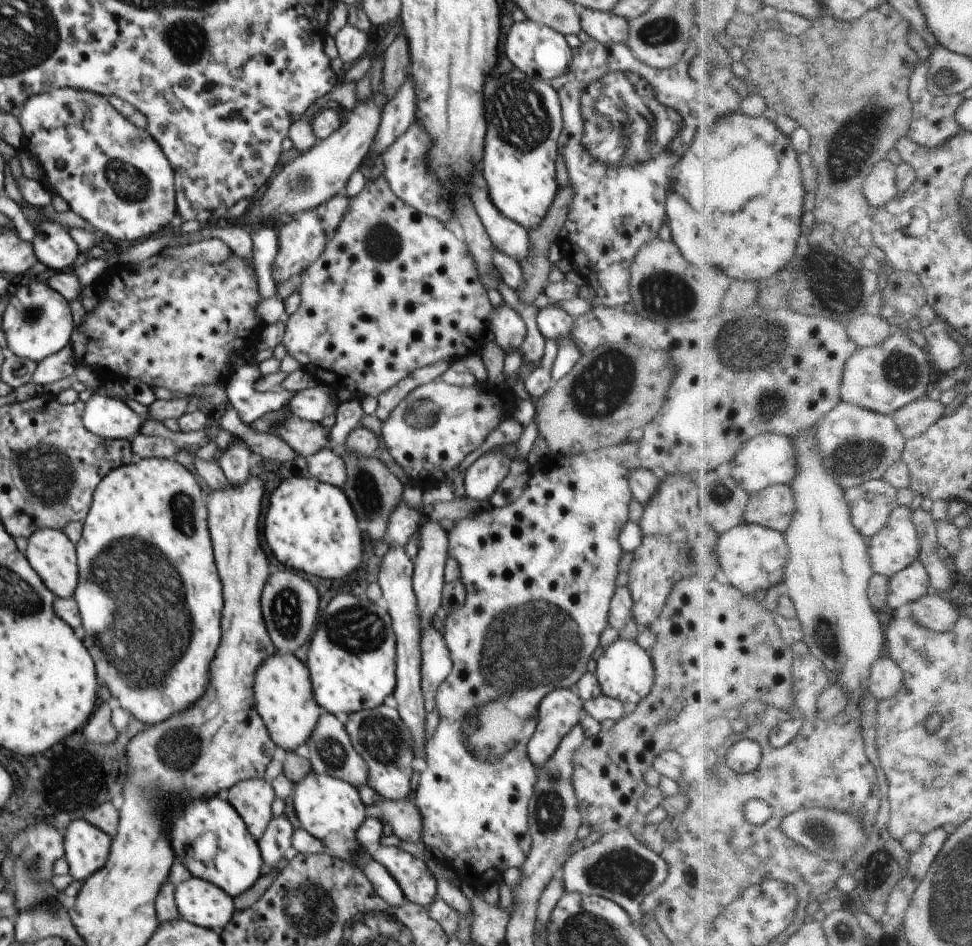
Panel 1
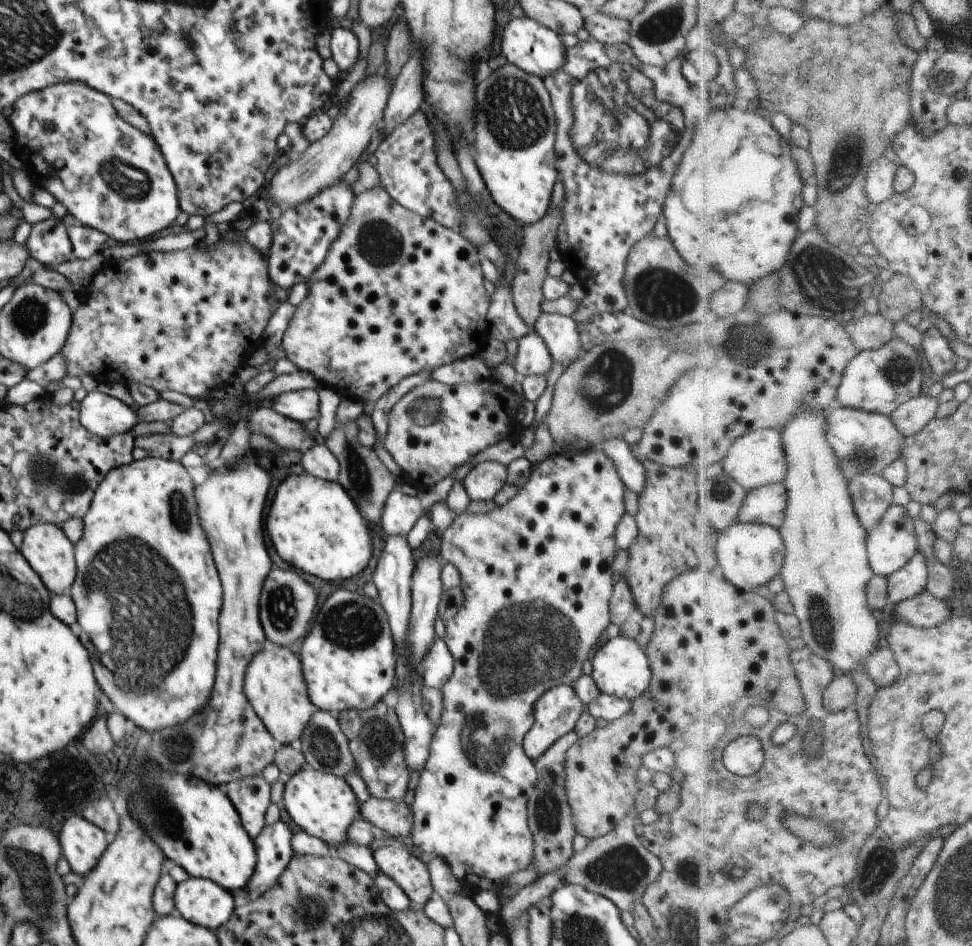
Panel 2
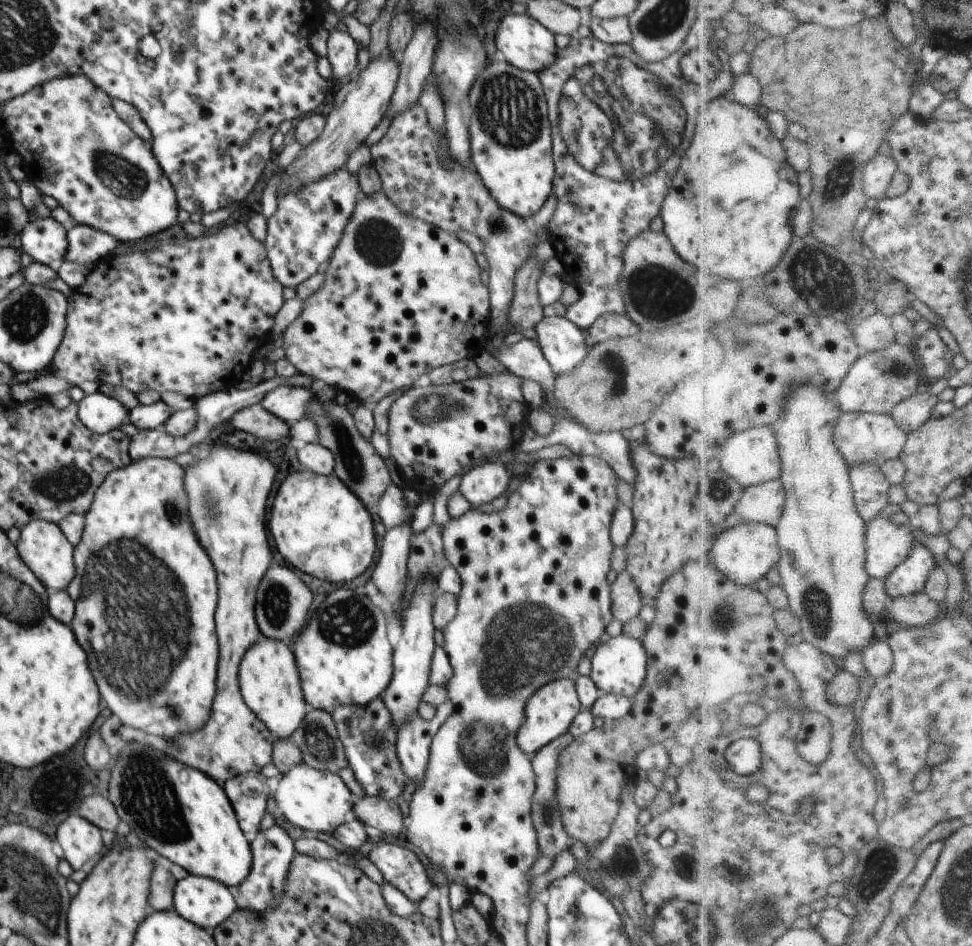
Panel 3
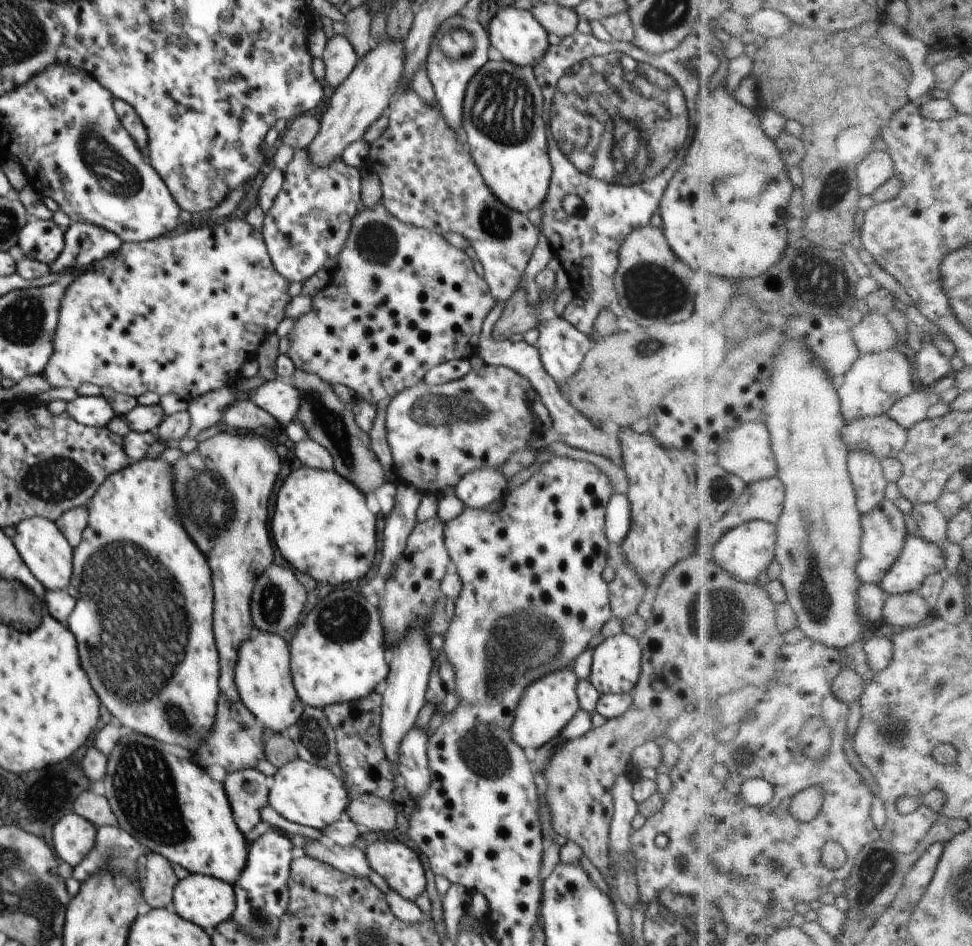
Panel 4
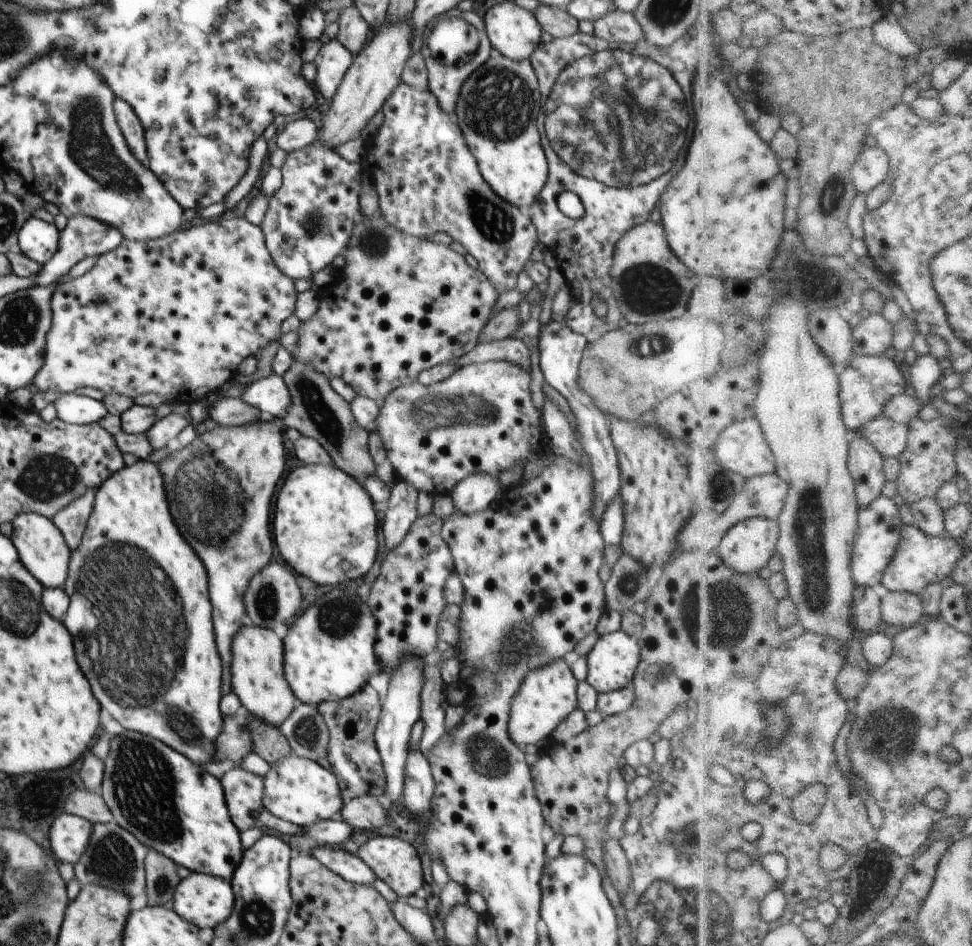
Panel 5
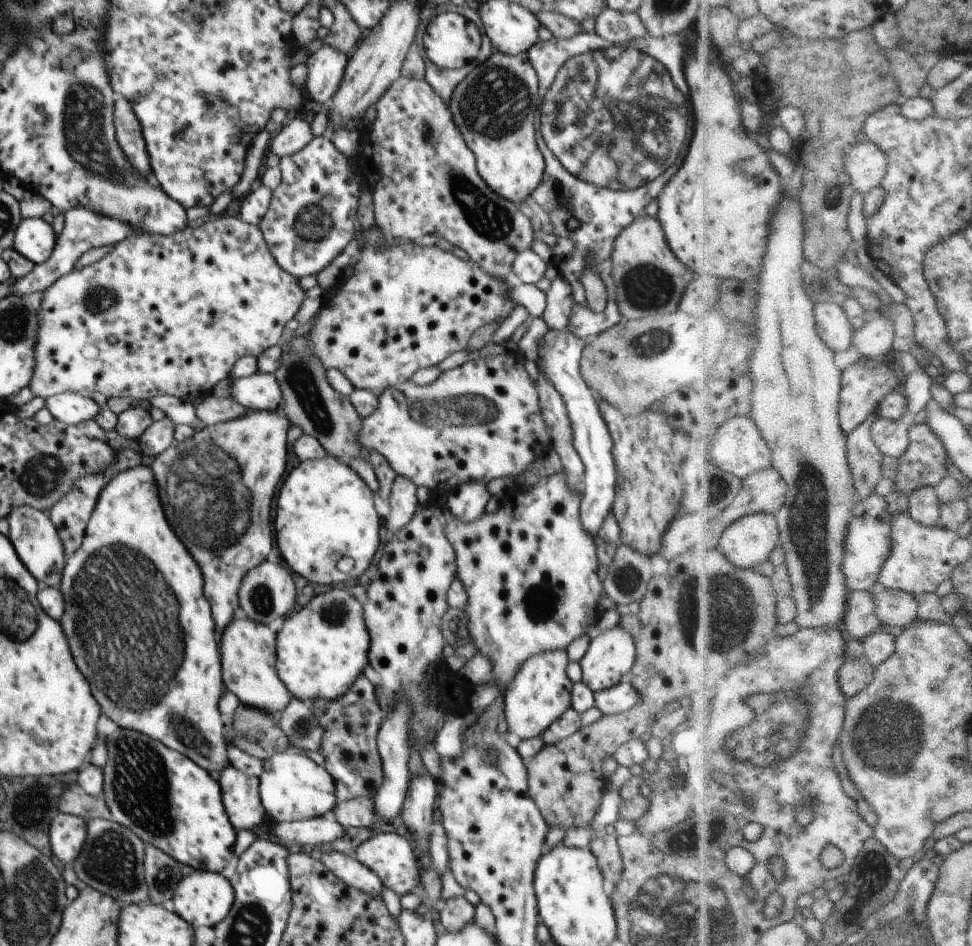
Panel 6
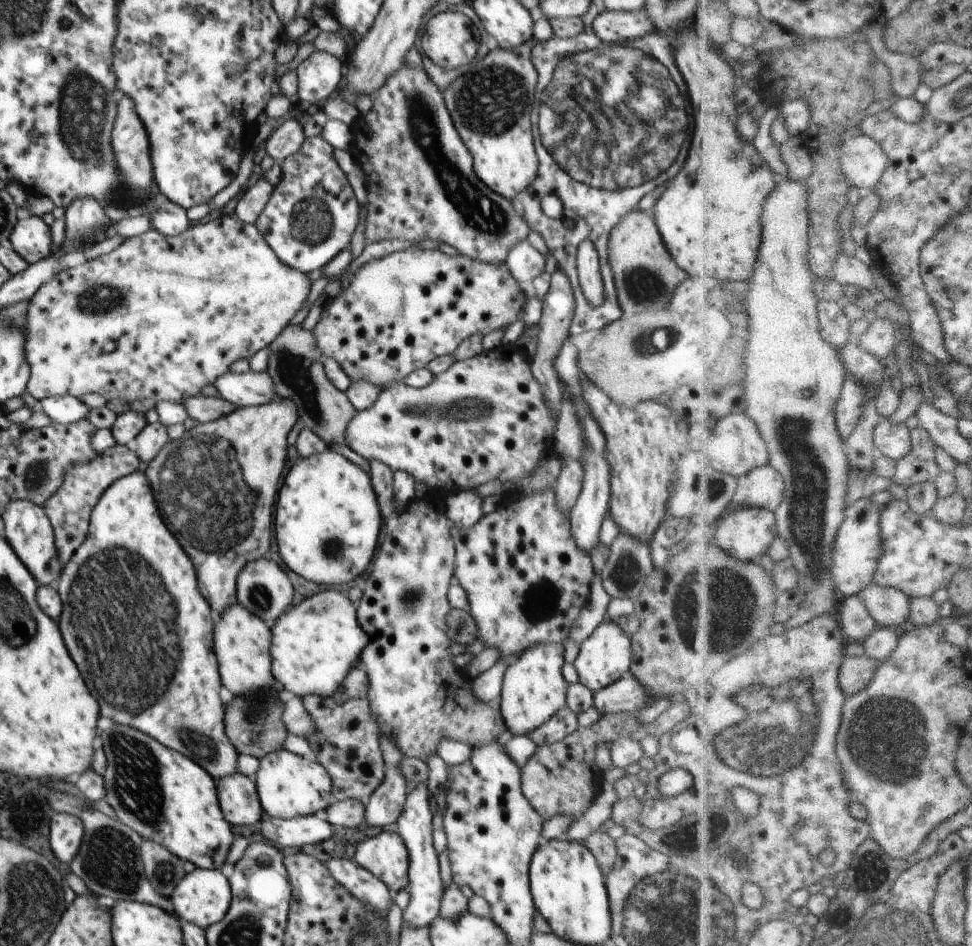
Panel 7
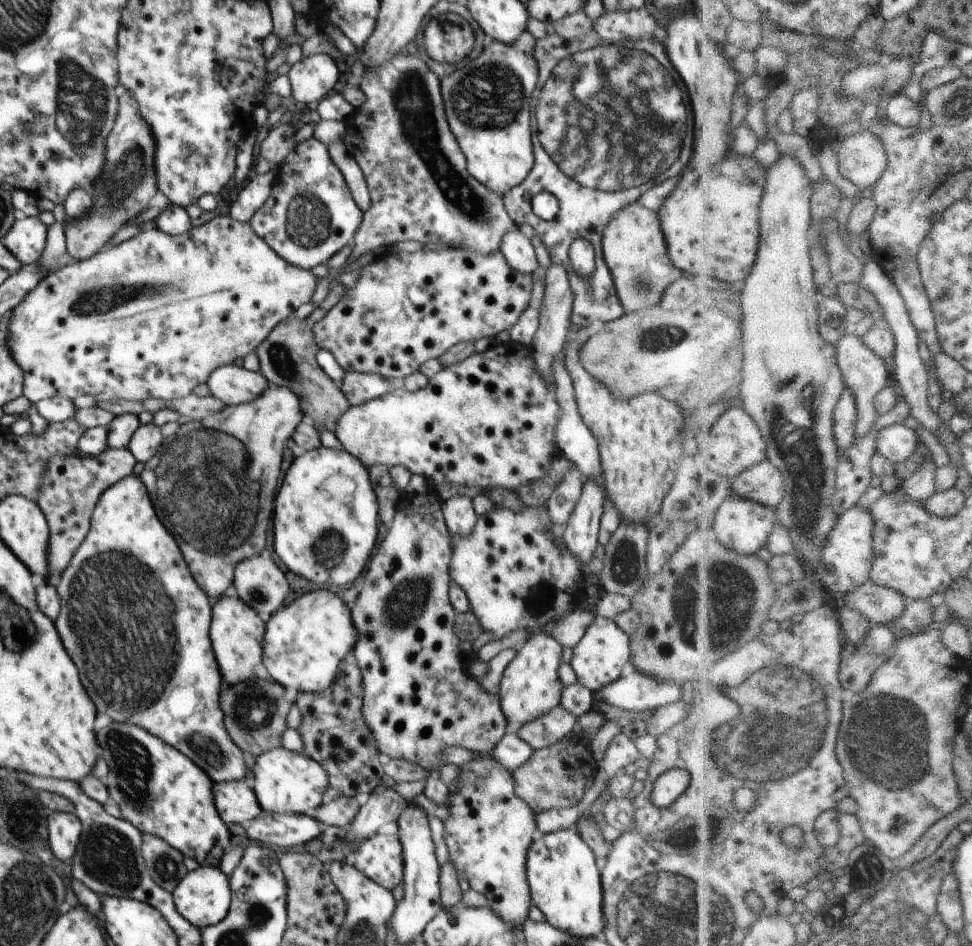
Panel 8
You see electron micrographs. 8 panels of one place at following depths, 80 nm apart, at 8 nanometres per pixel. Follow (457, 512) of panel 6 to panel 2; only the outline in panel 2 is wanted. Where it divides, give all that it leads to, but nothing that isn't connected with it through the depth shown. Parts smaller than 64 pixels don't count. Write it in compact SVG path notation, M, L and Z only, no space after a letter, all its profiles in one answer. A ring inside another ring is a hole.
M497 461L476 464L462 481L472 500L493 500L506 483L507 467Z

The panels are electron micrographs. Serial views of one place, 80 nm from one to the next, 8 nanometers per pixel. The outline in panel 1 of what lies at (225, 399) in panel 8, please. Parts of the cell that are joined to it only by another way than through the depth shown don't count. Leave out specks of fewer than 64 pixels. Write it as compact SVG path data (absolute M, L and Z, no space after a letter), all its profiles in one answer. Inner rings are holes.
M324 384L310 387L297 392L289 401L289 411L296 419L306 419L312 422L320 422L326 416L335 414L340 401Z

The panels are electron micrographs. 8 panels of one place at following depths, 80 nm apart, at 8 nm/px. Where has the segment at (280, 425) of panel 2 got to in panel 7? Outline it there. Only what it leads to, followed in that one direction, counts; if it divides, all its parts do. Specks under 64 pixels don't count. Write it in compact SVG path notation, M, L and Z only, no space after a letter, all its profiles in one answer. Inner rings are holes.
M195 395L191 398L186 398L182 402L182 406L186 408L188 416L199 423L218 420L218 418L230 414L230 412L235 412L237 408L222 398L216 396L213 398L212 396L204 395Z

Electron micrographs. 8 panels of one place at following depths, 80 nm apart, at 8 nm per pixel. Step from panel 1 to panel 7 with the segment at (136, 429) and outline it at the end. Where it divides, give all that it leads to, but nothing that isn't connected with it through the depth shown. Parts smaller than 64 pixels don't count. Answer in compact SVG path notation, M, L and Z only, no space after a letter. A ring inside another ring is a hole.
M70 396L45 397L40 401L42 412L50 418L51 421L59 424L73 424L78 420L87 419L91 408L86 406L80 399Z

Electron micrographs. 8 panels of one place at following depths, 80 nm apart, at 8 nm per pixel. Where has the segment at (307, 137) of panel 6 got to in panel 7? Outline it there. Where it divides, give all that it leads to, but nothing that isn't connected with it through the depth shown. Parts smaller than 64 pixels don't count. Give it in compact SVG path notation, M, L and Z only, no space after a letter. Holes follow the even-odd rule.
M287 117L275 129L265 141L266 154L279 163L298 152L298 148L307 138L304 137L300 122Z

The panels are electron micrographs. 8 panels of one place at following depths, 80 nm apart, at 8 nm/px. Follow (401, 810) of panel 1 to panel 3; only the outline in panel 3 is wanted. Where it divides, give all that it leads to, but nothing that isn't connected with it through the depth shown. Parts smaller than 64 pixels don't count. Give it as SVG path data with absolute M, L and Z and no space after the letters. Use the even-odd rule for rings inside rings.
M367 795L355 799L351 816L360 820L365 826L374 827L383 834L394 837L404 833L404 826L406 826L407 821L403 820L402 812L396 801Z

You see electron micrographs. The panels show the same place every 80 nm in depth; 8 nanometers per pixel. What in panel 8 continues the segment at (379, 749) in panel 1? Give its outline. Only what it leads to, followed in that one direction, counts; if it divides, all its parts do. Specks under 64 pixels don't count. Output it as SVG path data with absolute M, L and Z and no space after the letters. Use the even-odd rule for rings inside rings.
M342 660L332 686L320 692L298 692L293 698L300 710L300 726L296 728L304 746L304 754L320 764L328 774L323 803L339 797L369 794L387 781L379 760L378 748L362 716L362 674L356 664Z

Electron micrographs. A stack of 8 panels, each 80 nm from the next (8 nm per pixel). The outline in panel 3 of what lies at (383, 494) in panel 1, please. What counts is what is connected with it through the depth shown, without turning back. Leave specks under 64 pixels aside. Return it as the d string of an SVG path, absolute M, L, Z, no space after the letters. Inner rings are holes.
M314 390L312 396L314 398L310 400L311 404L304 416L316 423L319 444L333 453L334 475L360 498L366 509L376 506L376 502L382 498L382 494L392 483L384 459L377 454L371 442L358 432L352 413L340 404L336 404L334 400L327 403L320 402Z

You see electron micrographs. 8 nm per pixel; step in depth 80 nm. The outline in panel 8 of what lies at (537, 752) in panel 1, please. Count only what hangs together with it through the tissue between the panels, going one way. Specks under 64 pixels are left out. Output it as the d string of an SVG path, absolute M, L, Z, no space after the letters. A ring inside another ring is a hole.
M534 633L516 652L514 660L504 668L500 678L500 705L510 730L533 722L560 705L565 686L560 682L558 670L562 662L563 648L546 633Z

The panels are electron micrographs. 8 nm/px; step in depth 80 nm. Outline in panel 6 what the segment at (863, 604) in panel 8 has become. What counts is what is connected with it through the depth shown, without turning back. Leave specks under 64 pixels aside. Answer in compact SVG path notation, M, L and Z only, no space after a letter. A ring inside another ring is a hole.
M885 589L876 598L876 612L882 623L911 627L920 623L920 597L902 590Z

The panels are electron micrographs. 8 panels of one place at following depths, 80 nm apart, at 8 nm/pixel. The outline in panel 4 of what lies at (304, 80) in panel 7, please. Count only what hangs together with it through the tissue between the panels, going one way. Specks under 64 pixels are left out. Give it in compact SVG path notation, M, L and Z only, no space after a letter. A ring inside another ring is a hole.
M334 35L327 40L322 62L324 62L324 74L326 74L323 79L324 85L336 88L342 85L348 78L348 74L354 70L358 58L352 44L344 36Z

